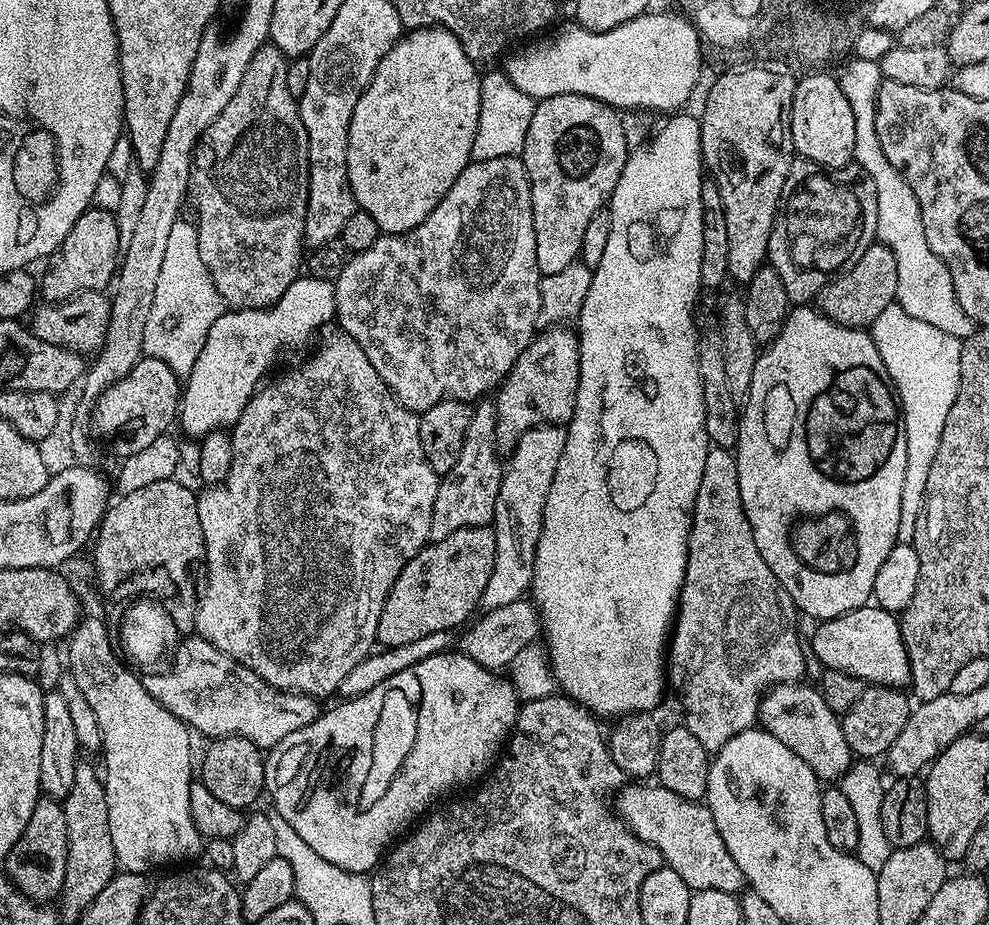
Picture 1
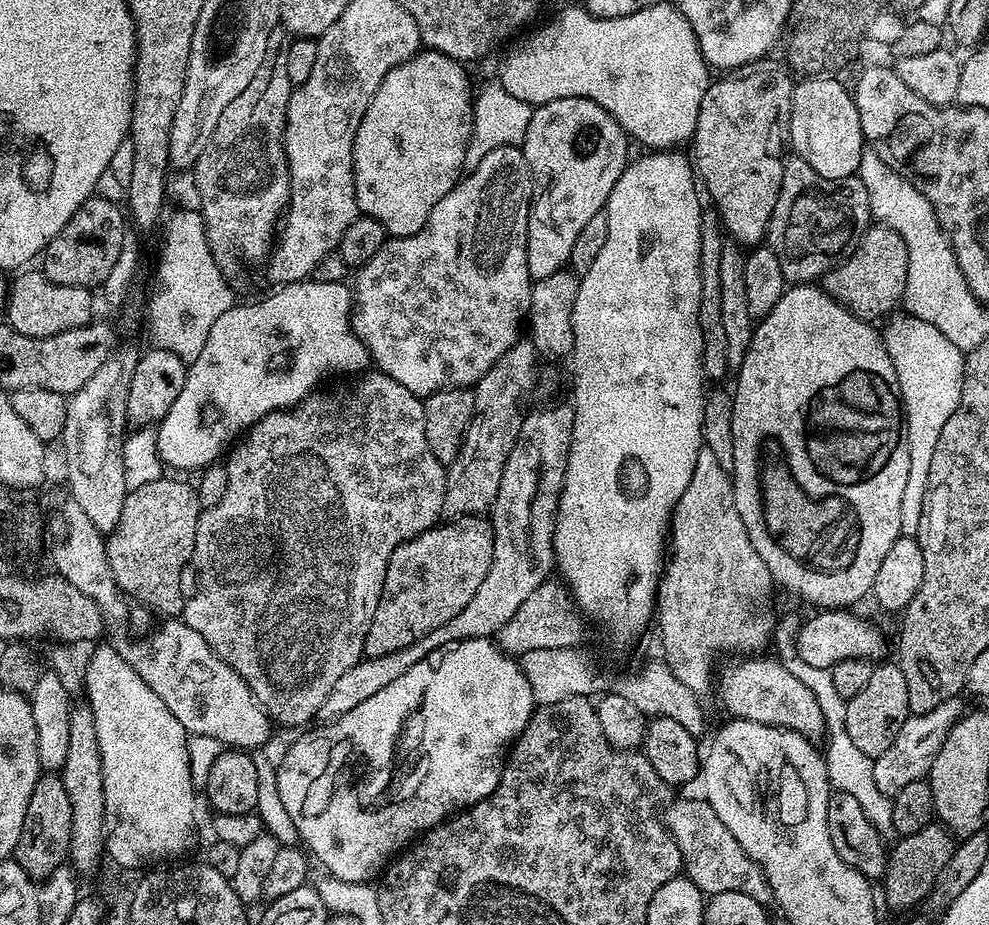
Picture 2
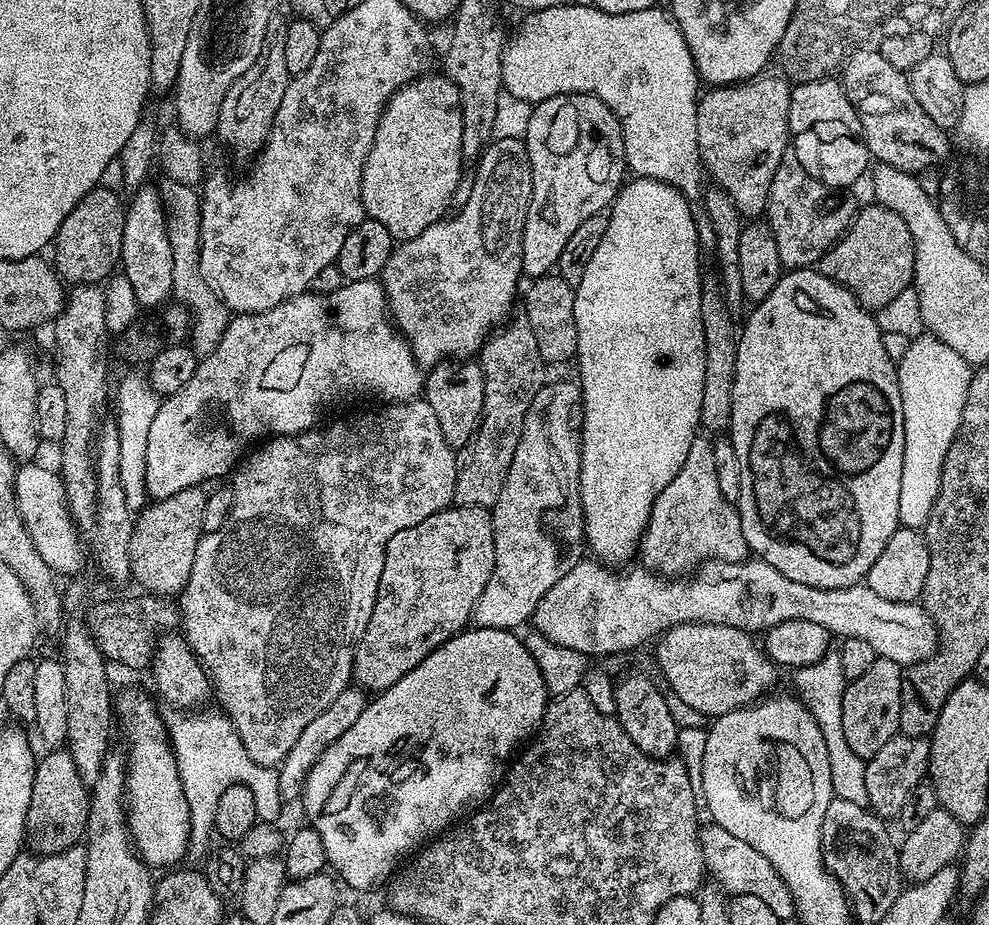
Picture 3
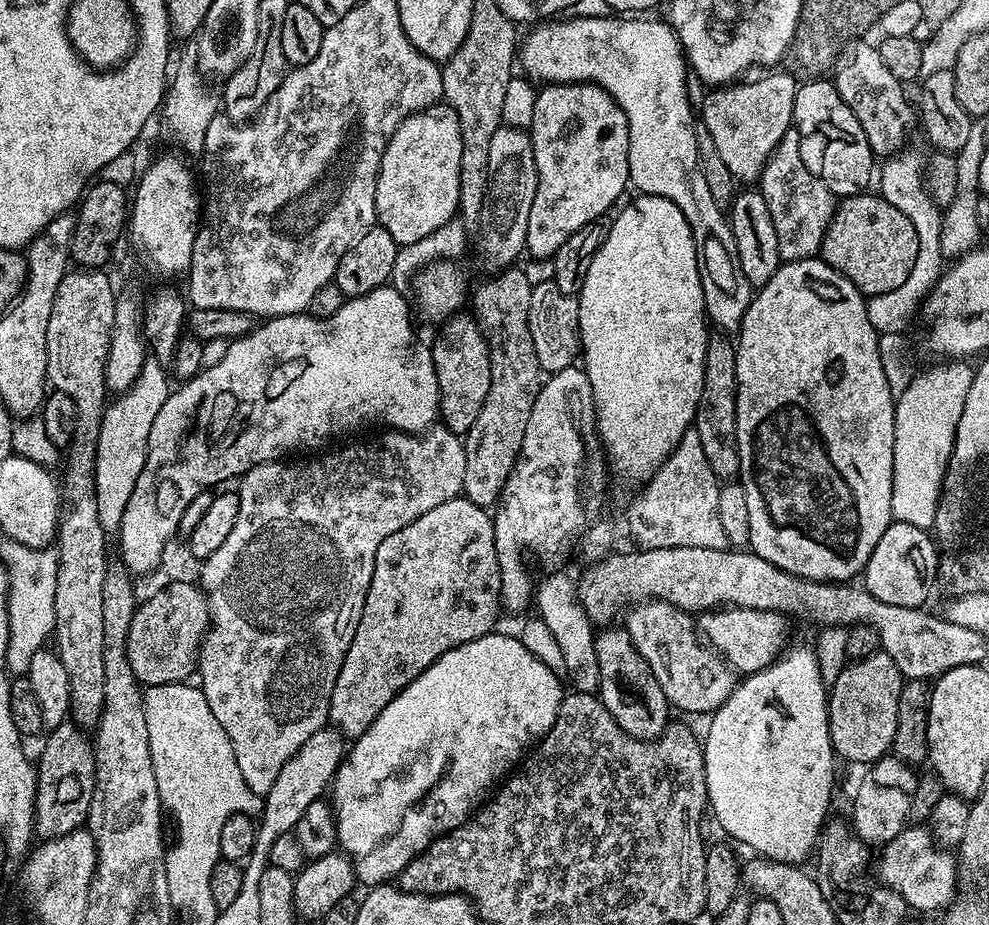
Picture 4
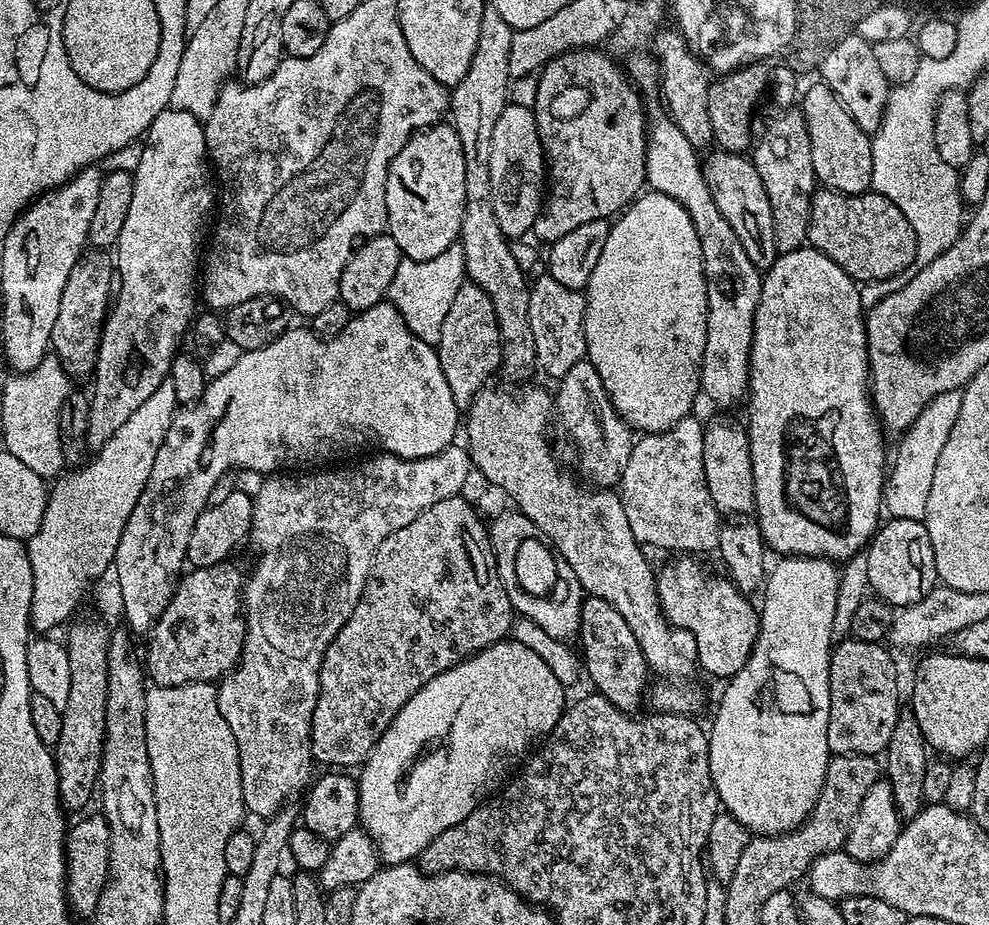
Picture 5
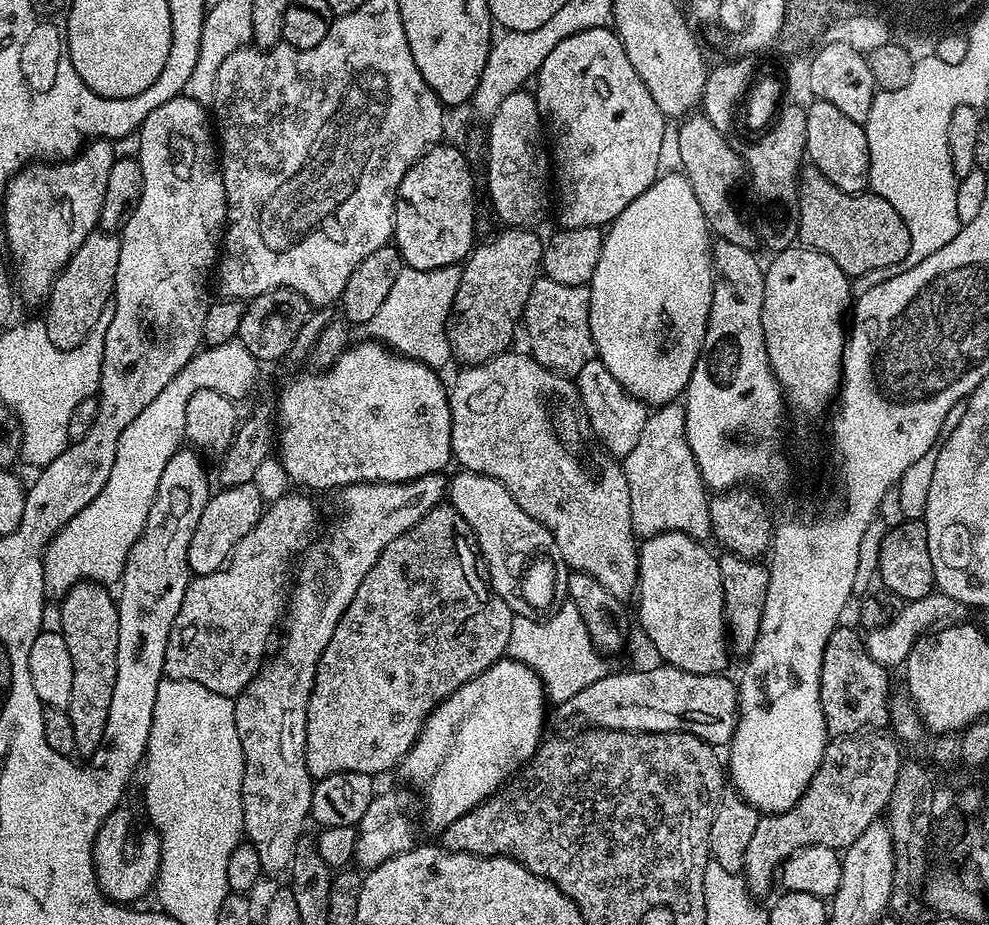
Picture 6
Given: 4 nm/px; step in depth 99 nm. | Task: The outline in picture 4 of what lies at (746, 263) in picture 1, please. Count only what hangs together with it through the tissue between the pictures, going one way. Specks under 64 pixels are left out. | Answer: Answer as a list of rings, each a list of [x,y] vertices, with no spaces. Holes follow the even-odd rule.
[[[772,70],[767,74],[769,76],[760,76],[757,80],[745,79],[727,86],[713,87],[704,105],[698,108],[702,127],[710,130],[710,138],[714,138],[714,146],[718,146],[722,162],[726,162],[726,170],[730,170],[737,182],[759,181],[772,151],[778,142],[782,142],[782,134],[793,127],[792,115],[798,81],[795,76],[781,70]]]

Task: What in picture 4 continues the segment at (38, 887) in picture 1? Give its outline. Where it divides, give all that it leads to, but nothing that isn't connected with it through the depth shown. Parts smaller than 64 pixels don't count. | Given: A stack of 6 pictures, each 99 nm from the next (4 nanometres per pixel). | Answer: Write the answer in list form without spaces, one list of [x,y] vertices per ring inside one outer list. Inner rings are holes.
[[[65,722],[51,729],[43,737],[44,749],[40,752],[40,760],[36,766],[36,827],[35,835],[41,841],[62,838],[74,830],[85,827],[88,822],[90,798],[94,798],[94,782],[96,781],[96,754],[94,744],[86,737],[85,729],[75,722]]]

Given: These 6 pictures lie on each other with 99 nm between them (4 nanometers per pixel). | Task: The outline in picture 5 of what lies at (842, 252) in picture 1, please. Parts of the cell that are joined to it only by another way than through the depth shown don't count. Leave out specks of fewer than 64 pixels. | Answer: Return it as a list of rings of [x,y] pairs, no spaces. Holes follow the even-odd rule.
[[[796,106],[784,110],[761,136],[759,133],[751,149],[750,159],[762,178],[762,186],[766,186],[766,198],[770,198],[777,253],[805,247],[812,193],[817,191],[818,181],[814,174],[814,162],[810,158],[810,130],[806,130],[803,111]]]

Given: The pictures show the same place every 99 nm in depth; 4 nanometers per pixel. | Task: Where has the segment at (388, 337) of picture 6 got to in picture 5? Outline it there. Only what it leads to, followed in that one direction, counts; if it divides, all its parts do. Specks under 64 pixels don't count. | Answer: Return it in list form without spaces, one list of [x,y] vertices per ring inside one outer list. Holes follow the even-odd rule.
[[[457,242],[430,260],[403,257],[394,274],[388,300],[402,314],[407,328],[434,346],[441,338],[441,324],[445,321],[446,313],[466,279],[465,252]]]

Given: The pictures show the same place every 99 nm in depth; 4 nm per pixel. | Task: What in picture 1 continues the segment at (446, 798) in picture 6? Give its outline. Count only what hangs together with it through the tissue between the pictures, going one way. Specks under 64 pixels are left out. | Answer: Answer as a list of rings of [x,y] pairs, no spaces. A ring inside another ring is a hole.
[[[445,650],[434,654],[386,678],[386,682],[374,686],[374,690],[361,696],[345,699],[340,703],[344,704],[330,709],[329,712],[328,709],[321,711],[320,717],[310,722],[310,726],[302,726],[302,730],[294,730],[294,734],[286,734],[282,742],[273,746],[264,762],[264,787],[267,798],[269,796],[272,799],[271,807],[278,814],[282,814],[282,818],[286,818],[290,826],[294,826],[294,831],[301,836],[302,842],[306,842],[306,846],[310,846],[310,850],[314,850],[314,854],[326,858],[326,862],[334,862],[334,866],[342,870],[361,874],[371,873],[383,861],[389,849],[413,827],[414,821],[423,817],[433,807],[431,804],[439,796],[444,796],[447,792],[470,783],[472,779],[476,779],[476,782],[483,781],[491,773],[512,729],[516,726],[516,715],[520,713],[521,706],[521,701],[507,675],[478,666],[474,658],[470,658],[459,650]]]

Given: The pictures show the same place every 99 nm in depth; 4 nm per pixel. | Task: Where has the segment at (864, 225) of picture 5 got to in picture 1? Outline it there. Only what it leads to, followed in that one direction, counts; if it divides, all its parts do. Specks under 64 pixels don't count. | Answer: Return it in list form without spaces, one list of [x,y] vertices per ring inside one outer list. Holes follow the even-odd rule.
[[[882,243],[871,244],[850,266],[850,270],[841,272],[834,277],[822,290],[817,294],[814,301],[815,307],[826,318],[830,318],[835,324],[841,324],[847,328],[867,329],[890,306],[896,299],[898,290],[898,265],[894,260],[894,254],[891,253],[886,245]]]

